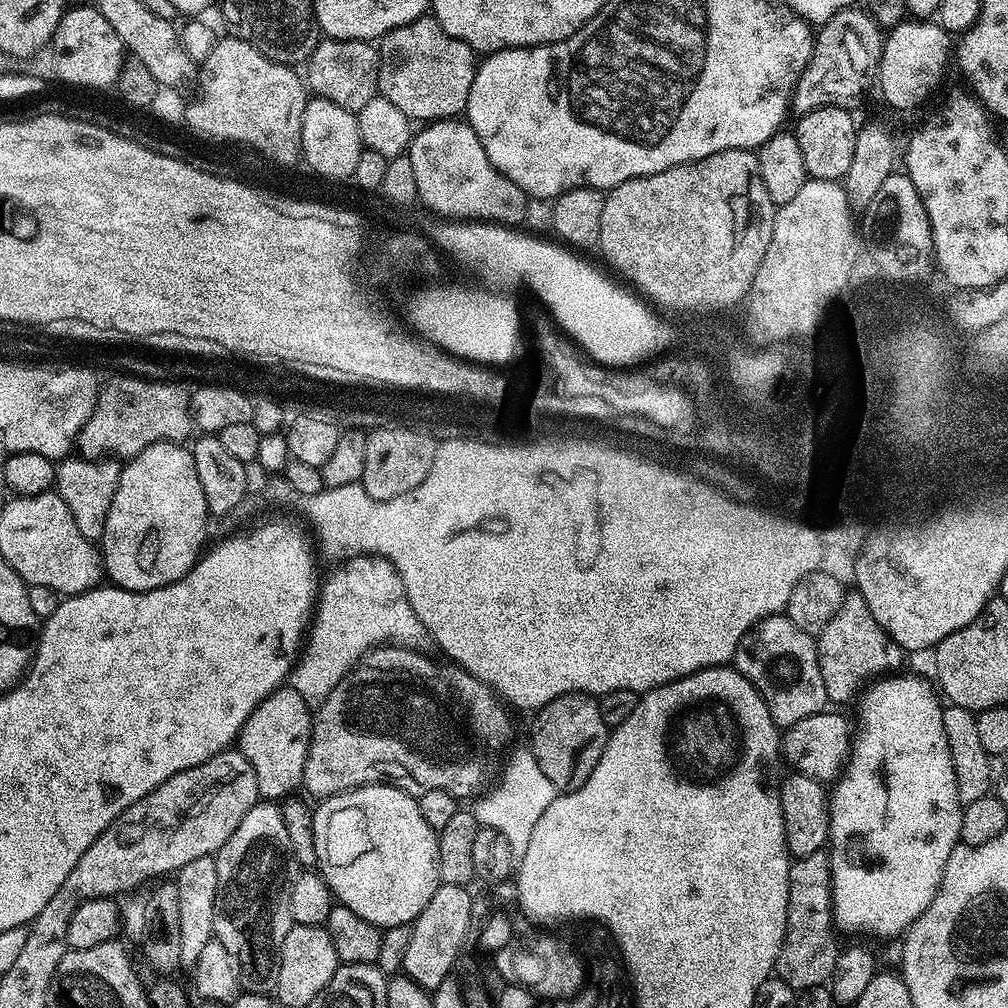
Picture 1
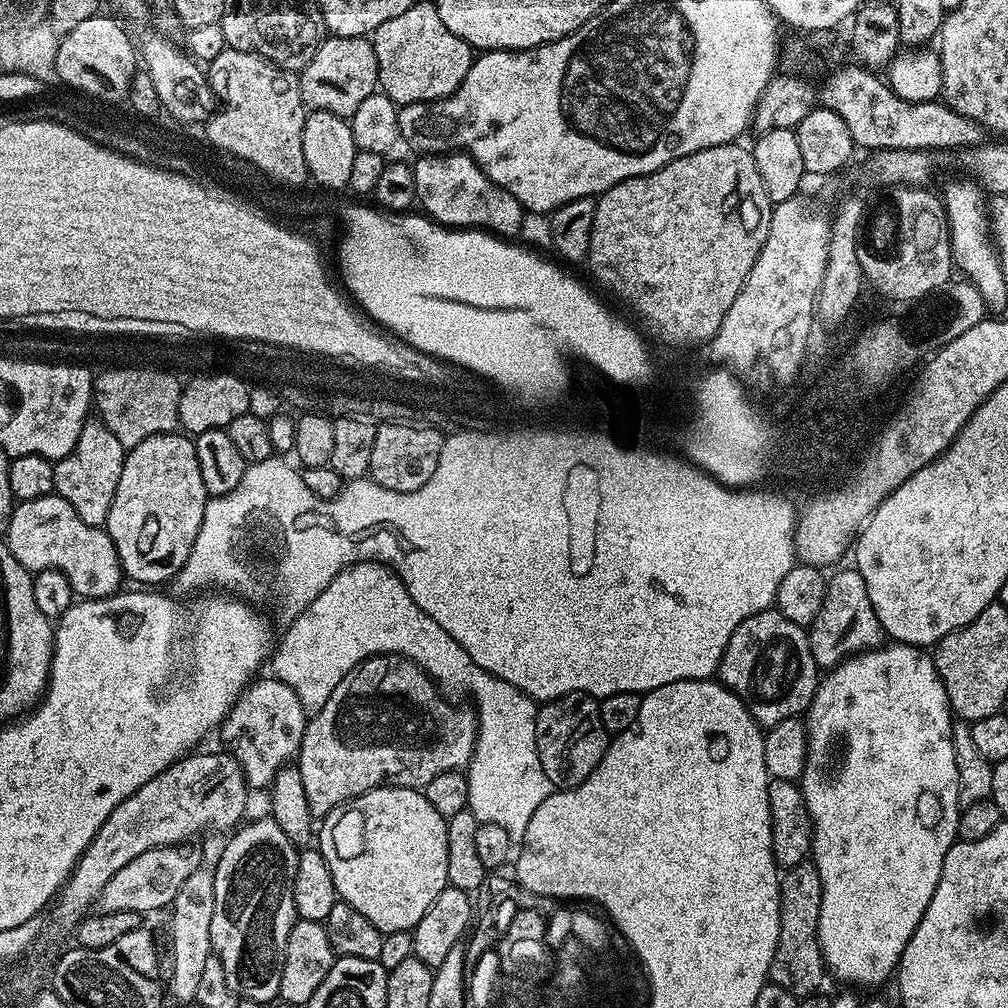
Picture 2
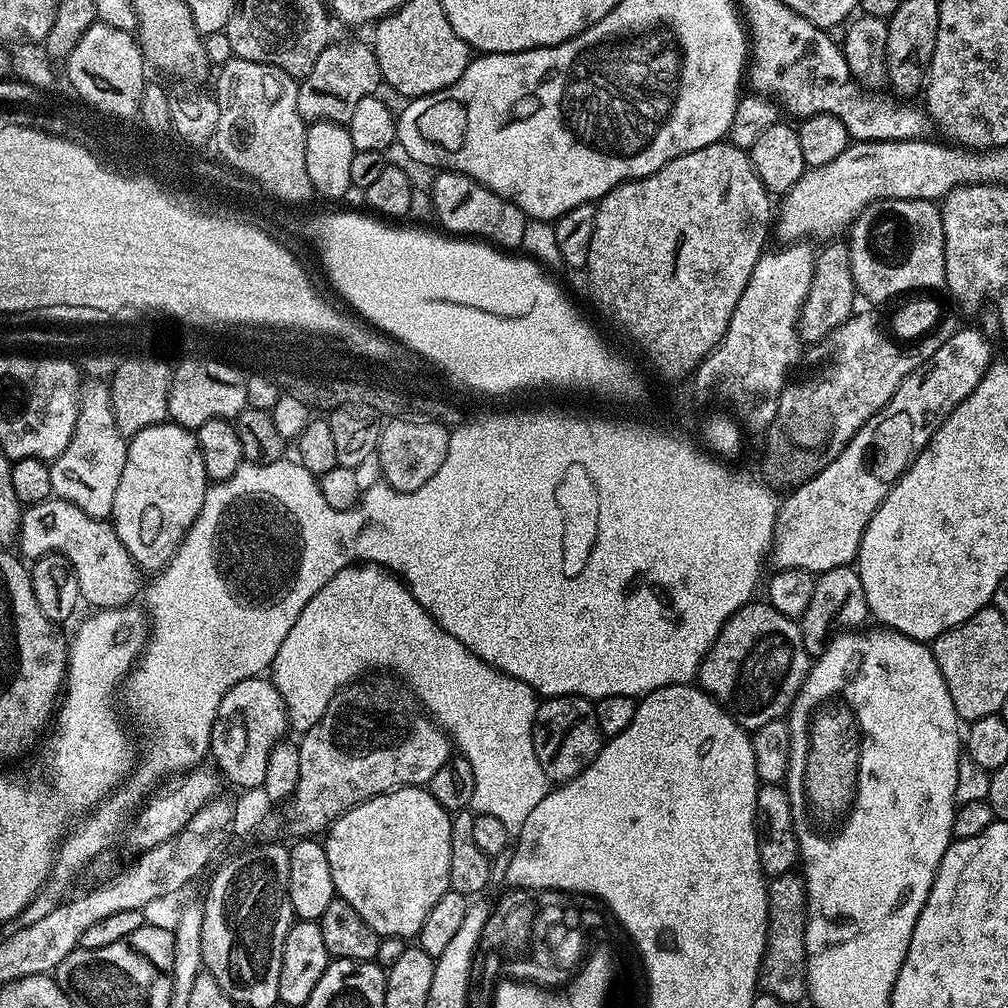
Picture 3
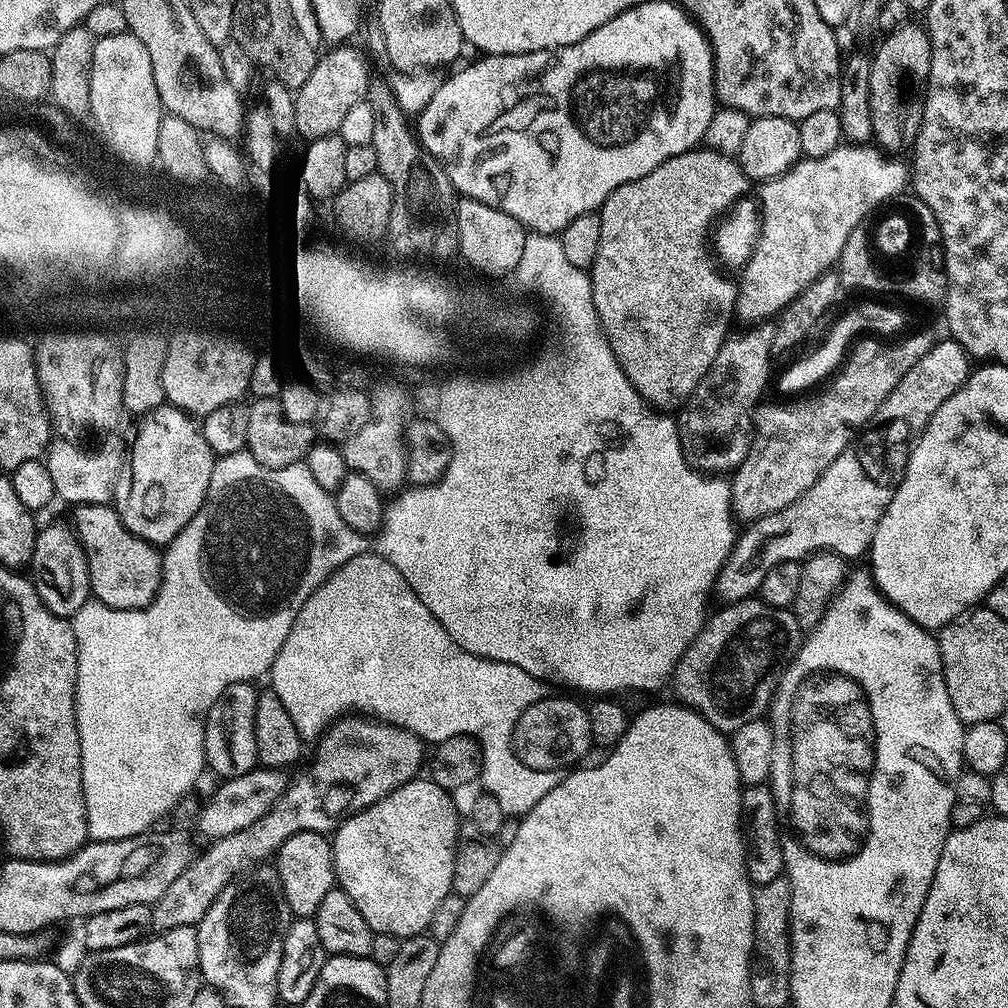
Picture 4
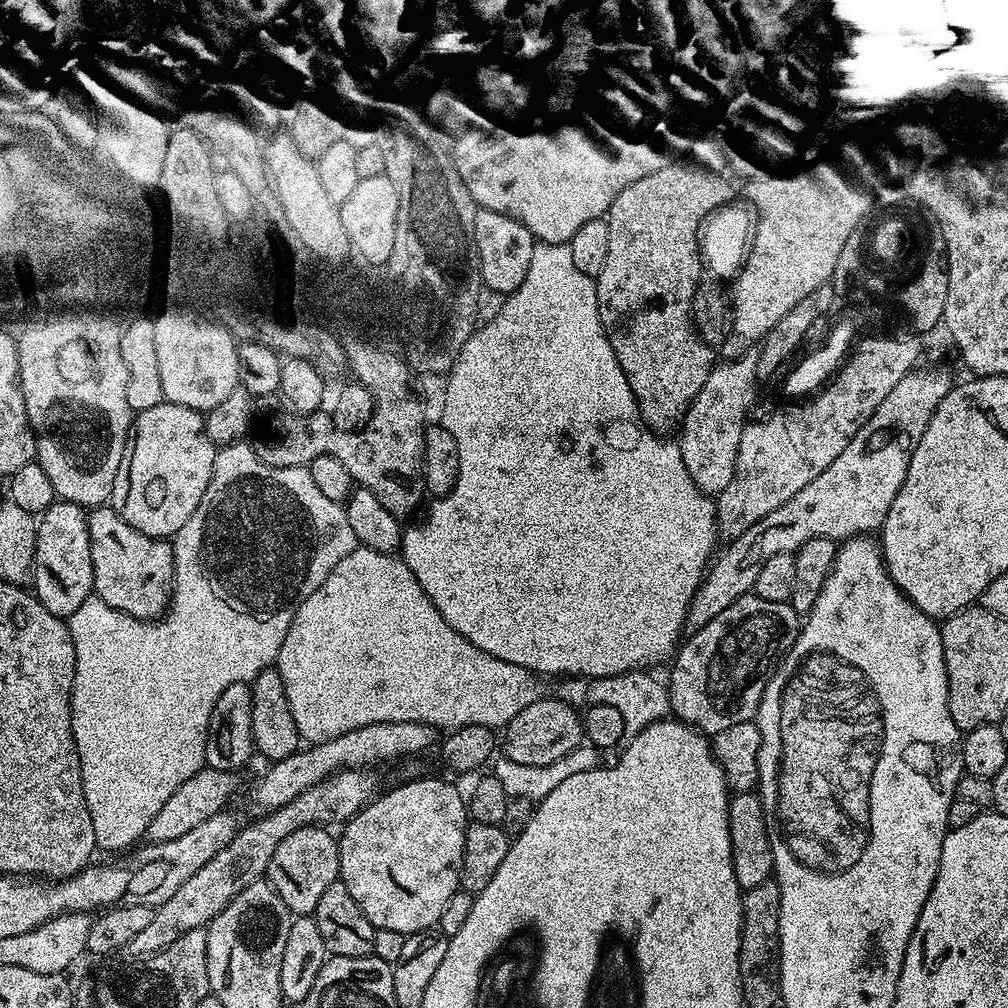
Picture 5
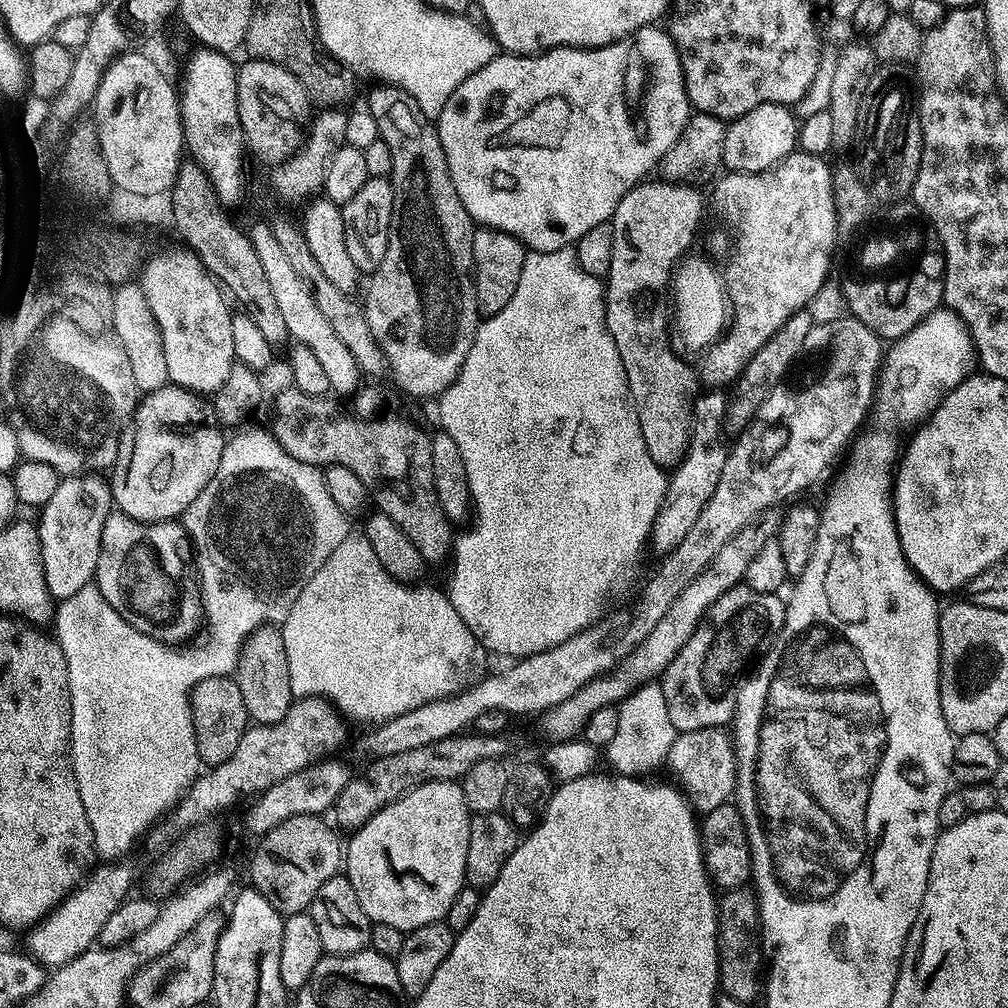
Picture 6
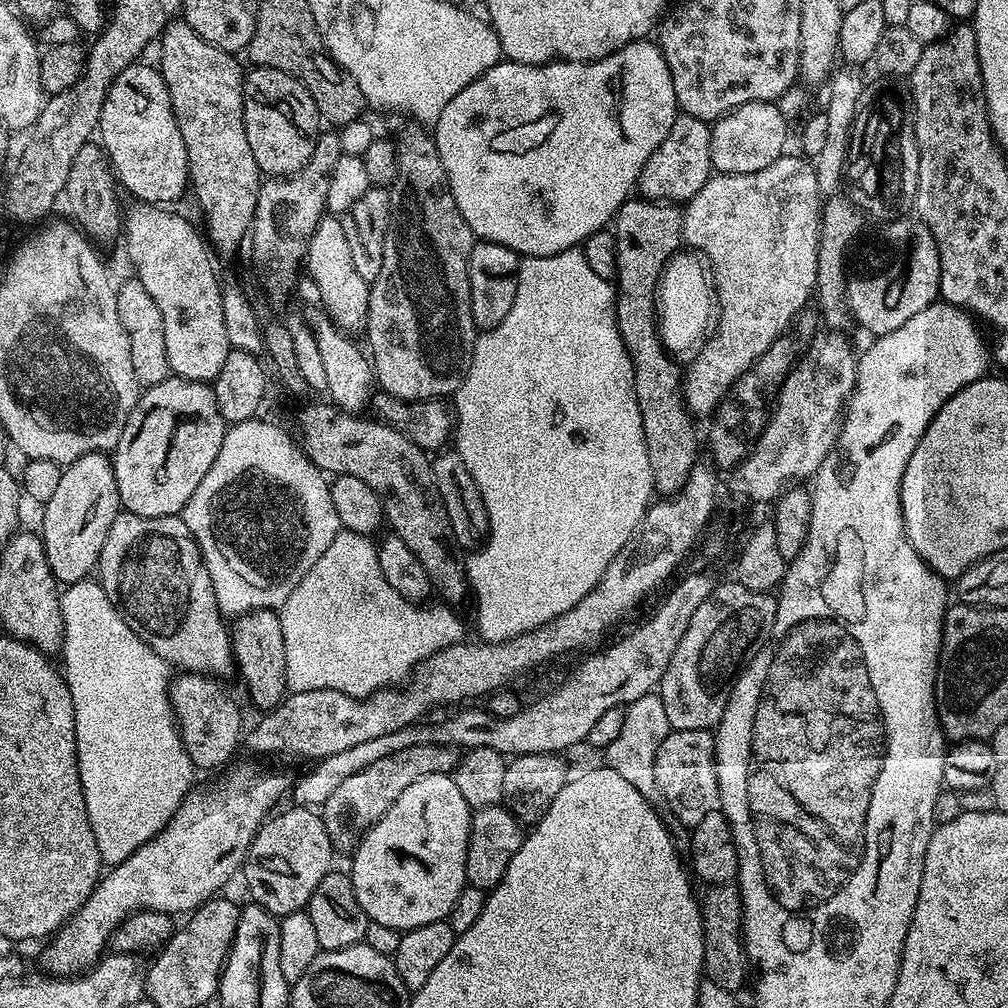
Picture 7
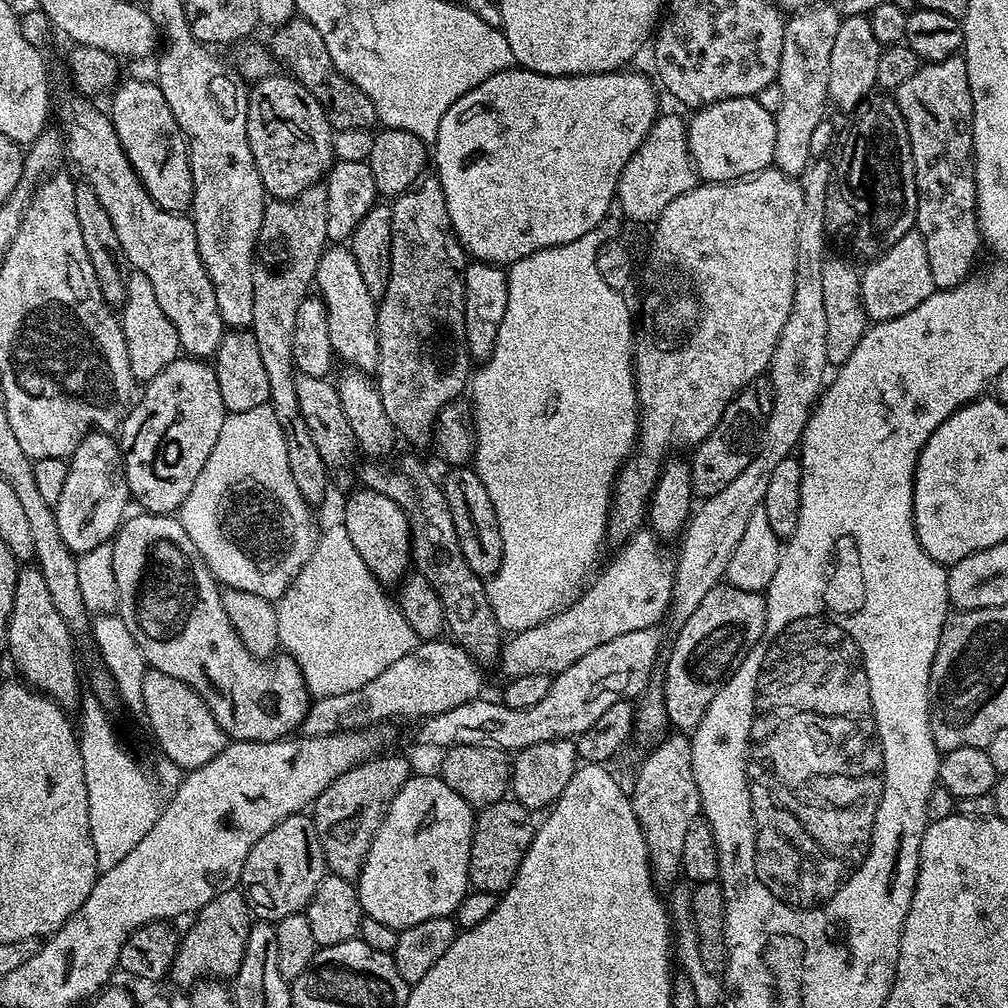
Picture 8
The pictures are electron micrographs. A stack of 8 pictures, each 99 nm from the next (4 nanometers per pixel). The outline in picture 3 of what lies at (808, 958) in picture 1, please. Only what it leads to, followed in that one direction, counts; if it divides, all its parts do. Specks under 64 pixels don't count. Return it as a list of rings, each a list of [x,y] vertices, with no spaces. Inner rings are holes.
[[[793,870],[768,880],[768,933],[758,988],[763,995],[778,998],[790,1006],[796,1006],[800,999],[803,1001],[808,991],[807,902],[804,877],[799,871]]]

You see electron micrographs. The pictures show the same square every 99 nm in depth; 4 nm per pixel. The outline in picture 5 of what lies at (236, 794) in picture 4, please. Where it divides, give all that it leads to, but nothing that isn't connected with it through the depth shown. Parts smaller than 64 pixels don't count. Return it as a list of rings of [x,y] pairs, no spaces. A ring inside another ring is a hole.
[[[374,722],[370,726],[362,726],[358,730],[350,730],[346,734],[342,734],[338,738],[330,738],[330,742],[322,742],[321,744],[308,744],[307,746],[301,747],[299,751],[296,751],[290,754],[289,757],[282,758],[281,760],[269,763],[264,773],[261,774],[260,777],[257,778],[256,781],[252,784],[252,789],[249,790],[248,796],[253,800],[254,803],[257,804],[258,807],[264,808],[260,810],[271,810],[273,808],[281,808],[282,806],[286,806],[286,802],[290,802],[294,798],[298,798],[298,794],[300,792],[304,792],[310,786],[314,786],[318,782],[324,780],[326,777],[332,775],[334,772],[342,772],[346,768],[362,768],[367,769],[369,766],[376,766],[372,764],[382,764],[386,760],[392,760],[398,756],[408,756],[404,758],[416,758],[416,755],[419,752],[424,752],[427,748],[435,749],[438,744],[438,730],[434,726],[430,726],[426,722]]]

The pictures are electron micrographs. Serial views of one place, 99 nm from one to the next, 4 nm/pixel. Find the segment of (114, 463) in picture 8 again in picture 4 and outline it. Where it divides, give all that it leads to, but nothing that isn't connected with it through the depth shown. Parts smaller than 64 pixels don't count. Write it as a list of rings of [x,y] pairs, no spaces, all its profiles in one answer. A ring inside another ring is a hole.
[[[48,526],[37,531],[30,568],[31,571],[34,570],[32,581],[36,586],[36,593],[47,609],[56,616],[69,619],[88,602],[91,595],[88,563],[84,549],[69,527]]]

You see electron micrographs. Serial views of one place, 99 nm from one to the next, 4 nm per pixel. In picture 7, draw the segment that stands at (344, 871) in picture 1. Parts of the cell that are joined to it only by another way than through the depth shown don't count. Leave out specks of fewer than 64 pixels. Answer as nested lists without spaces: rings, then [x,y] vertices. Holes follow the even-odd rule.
[[[443,772],[426,774],[426,778],[418,778],[418,782],[398,794],[394,806],[390,806],[384,817],[362,837],[350,856],[354,894],[369,921],[407,930],[426,926],[426,922],[448,919],[454,902],[458,902],[458,894],[466,887],[464,875],[472,814],[473,809],[469,808],[466,798],[462,798],[455,779]]]

